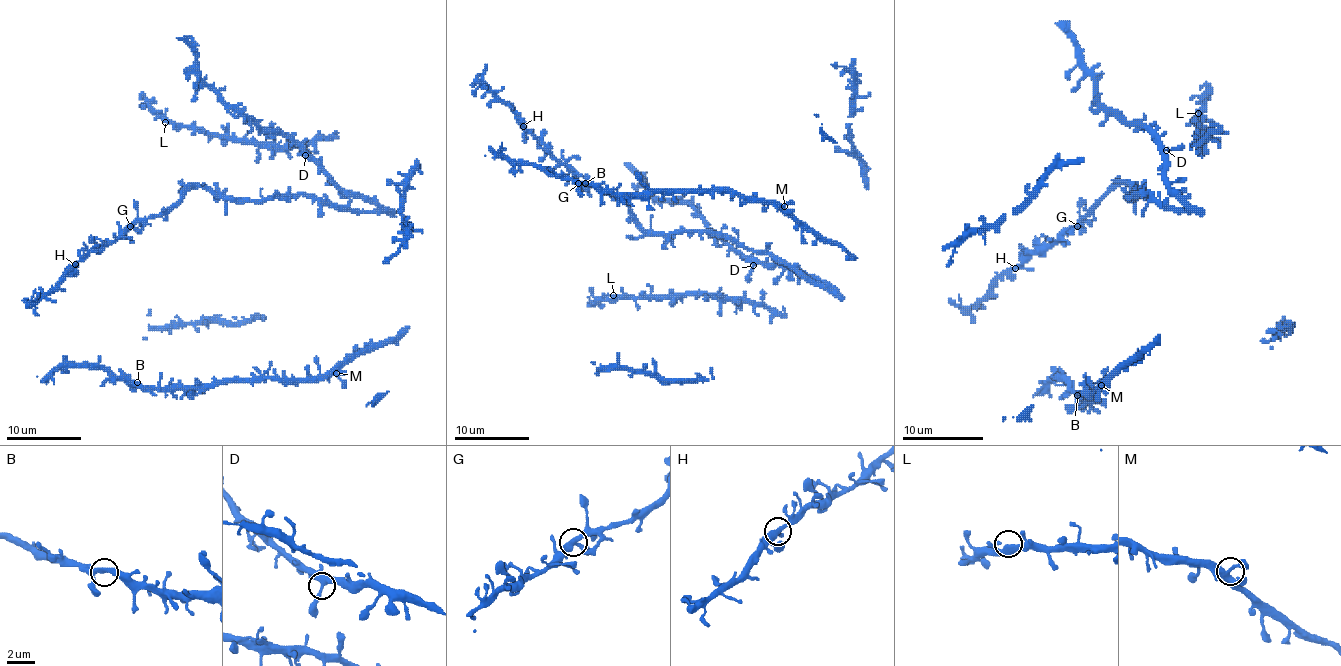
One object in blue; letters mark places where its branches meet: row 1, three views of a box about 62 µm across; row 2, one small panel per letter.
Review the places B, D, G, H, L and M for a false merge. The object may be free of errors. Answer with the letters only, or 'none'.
none

